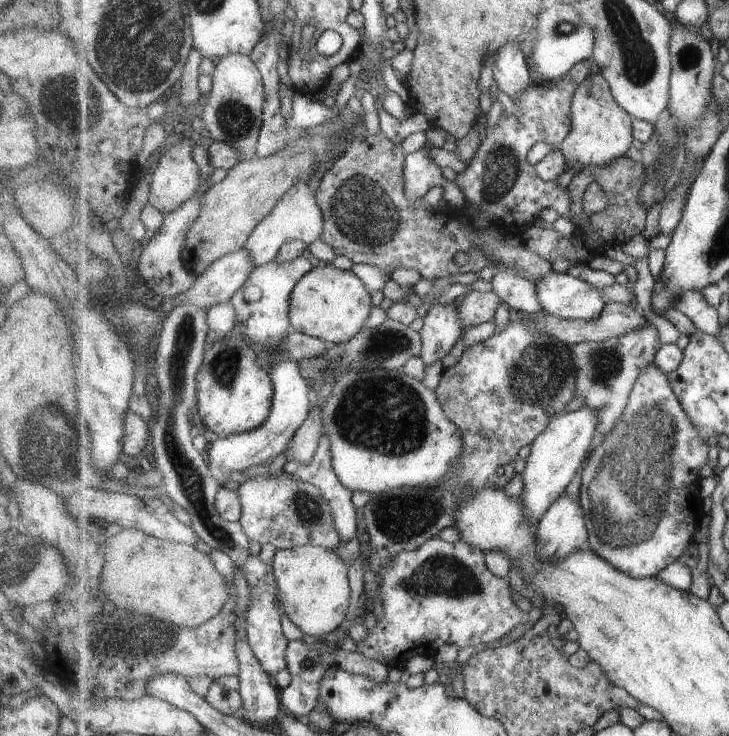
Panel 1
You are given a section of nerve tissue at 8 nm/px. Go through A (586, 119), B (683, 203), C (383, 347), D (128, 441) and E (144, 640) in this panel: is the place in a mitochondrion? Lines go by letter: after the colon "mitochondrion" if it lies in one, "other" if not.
A: other
B: other
C: mitochondrion
D: other
E: mitochondrion

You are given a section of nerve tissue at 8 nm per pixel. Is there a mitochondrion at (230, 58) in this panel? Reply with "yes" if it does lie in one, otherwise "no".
no

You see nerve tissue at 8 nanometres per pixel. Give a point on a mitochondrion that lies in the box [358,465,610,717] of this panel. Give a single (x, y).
(400, 518)

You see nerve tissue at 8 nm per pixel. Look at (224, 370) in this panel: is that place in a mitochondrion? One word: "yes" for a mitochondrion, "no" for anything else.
yes

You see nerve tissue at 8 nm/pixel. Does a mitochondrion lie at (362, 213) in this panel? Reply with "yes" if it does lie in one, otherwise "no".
yes

